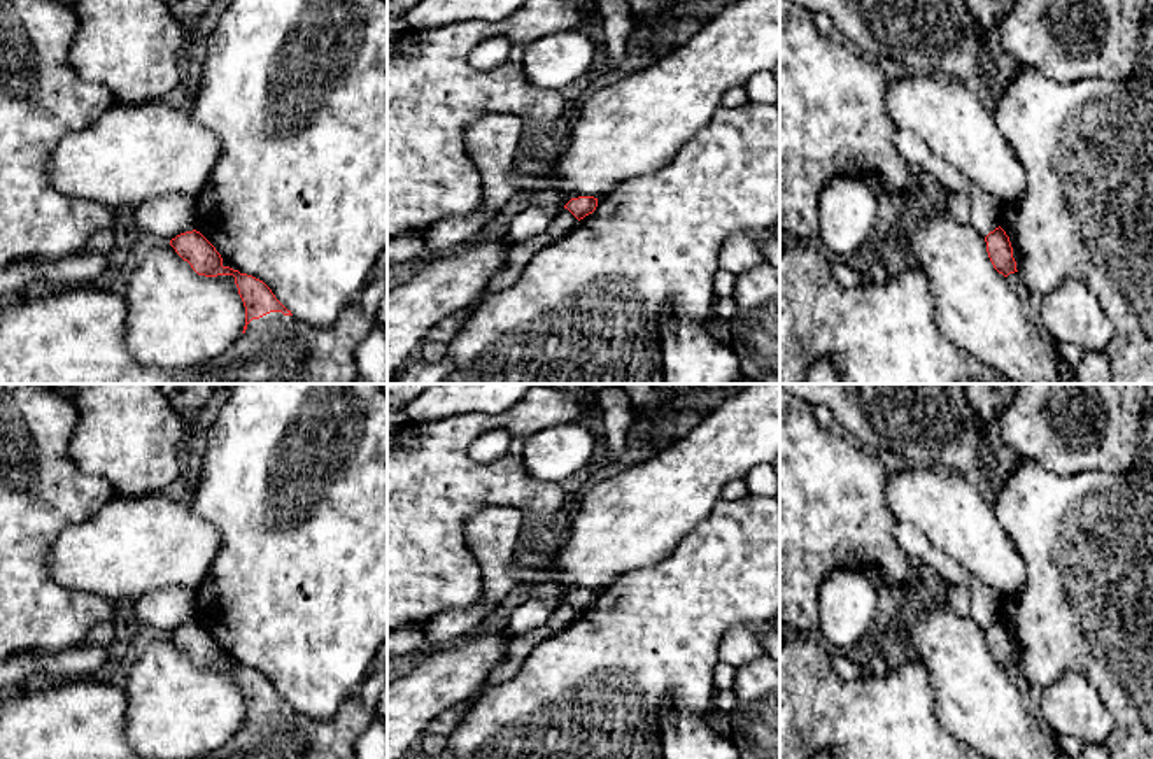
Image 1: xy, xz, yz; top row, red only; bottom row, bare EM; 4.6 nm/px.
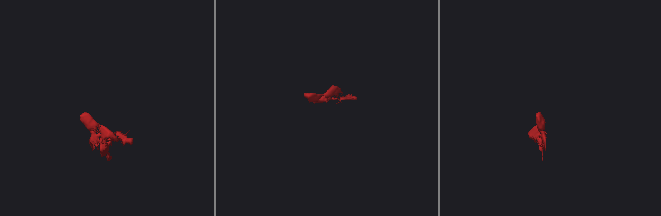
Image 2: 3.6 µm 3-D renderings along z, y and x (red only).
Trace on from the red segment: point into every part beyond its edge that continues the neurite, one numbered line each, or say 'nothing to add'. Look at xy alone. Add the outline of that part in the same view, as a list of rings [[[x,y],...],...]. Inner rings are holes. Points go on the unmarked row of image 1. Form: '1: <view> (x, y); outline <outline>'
1: xy (272, 733); outline [[[359,696],[349,698],[328,722],[270,705],[252,712],[230,741],[200,759],[357,759],[354,745],[375,717]]]

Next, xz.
nothing to add

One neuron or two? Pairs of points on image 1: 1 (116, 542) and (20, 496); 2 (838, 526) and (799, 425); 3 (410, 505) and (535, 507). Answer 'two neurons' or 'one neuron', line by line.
1: two neurons
2: one neuron
3: one neuron

